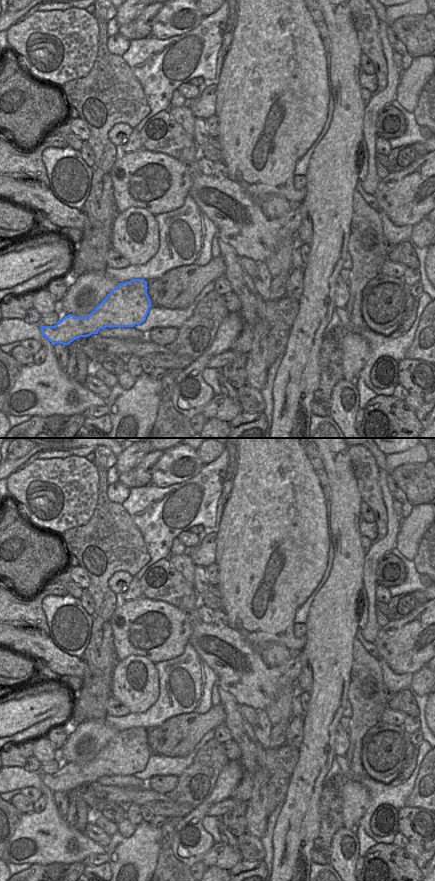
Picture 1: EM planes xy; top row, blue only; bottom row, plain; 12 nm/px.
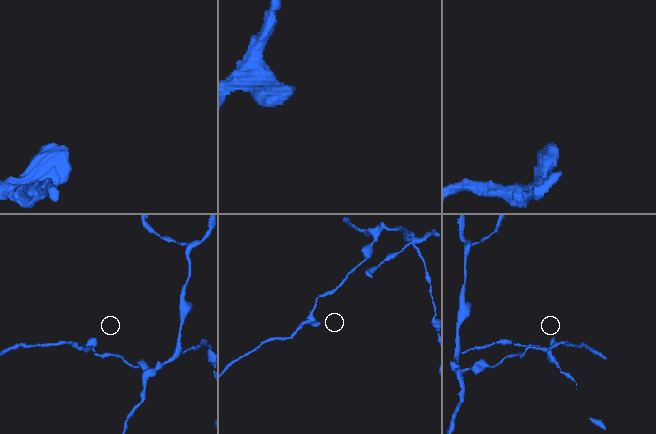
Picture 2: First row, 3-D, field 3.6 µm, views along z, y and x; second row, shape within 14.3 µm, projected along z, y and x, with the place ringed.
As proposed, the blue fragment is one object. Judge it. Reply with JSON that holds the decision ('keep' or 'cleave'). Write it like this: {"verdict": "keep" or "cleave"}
{"verdict": "keep"}

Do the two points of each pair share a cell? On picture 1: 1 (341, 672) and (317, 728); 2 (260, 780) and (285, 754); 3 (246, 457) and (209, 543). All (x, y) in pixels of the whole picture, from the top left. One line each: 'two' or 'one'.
1: one
2: two
3: two

